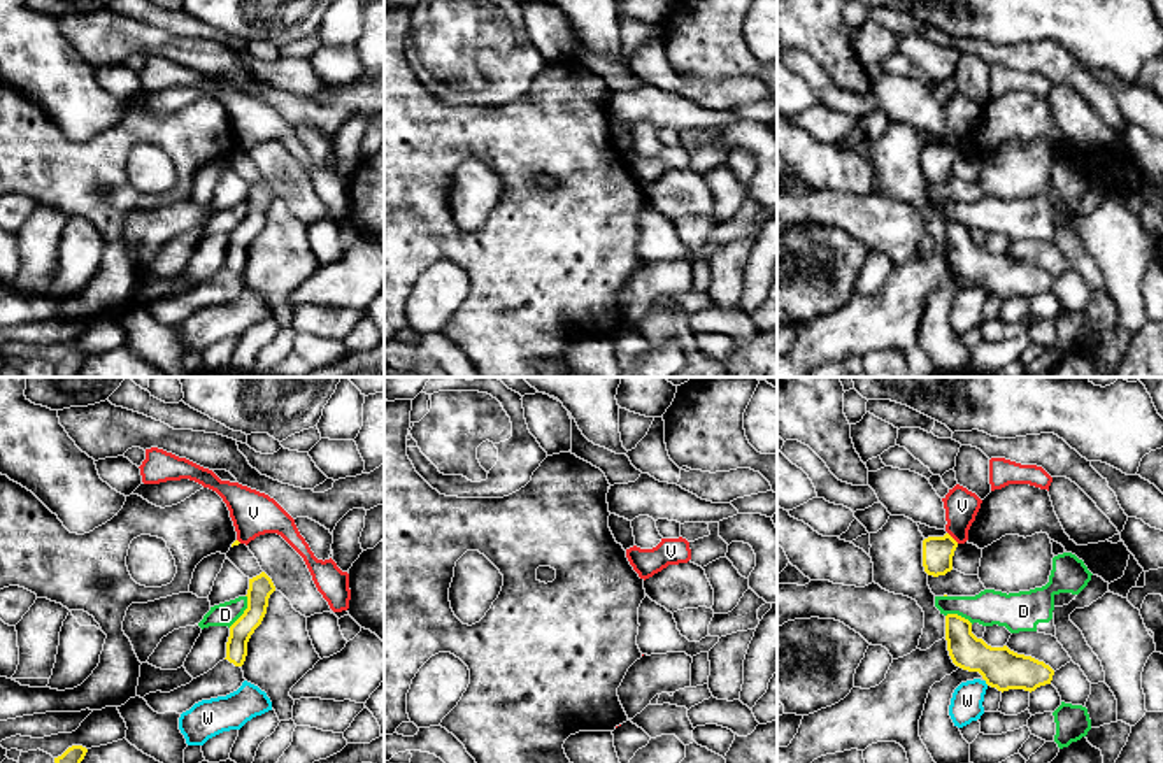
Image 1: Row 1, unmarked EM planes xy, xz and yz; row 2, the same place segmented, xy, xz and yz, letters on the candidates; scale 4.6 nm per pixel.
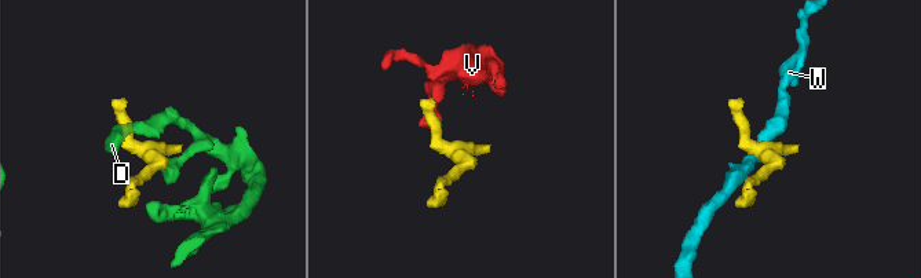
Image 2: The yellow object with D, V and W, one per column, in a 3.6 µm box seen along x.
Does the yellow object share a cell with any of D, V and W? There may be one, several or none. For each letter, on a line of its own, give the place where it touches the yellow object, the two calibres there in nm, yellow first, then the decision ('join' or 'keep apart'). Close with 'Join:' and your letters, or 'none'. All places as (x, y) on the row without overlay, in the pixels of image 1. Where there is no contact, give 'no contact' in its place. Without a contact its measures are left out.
D: xy (244, 218) | 110/110 nm | keep apart
V: yz (951, 144) | 140/160 nm | keep apart
W: yz (986, 290) | 190/140 nm | keep apart
Join: none

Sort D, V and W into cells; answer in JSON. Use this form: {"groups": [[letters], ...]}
{"groups": [["D"], ["V"], ["W"]]}

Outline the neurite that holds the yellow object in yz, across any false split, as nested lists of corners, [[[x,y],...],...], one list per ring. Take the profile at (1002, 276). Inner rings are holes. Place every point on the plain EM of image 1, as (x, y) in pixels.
[[[958,221],[945,223],[945,247],[953,270],[979,279],[998,298],[1035,298],[1051,291],[1054,277],[1031,263],[1017,261],[1007,253],[991,254],[972,240],[972,230]]]

